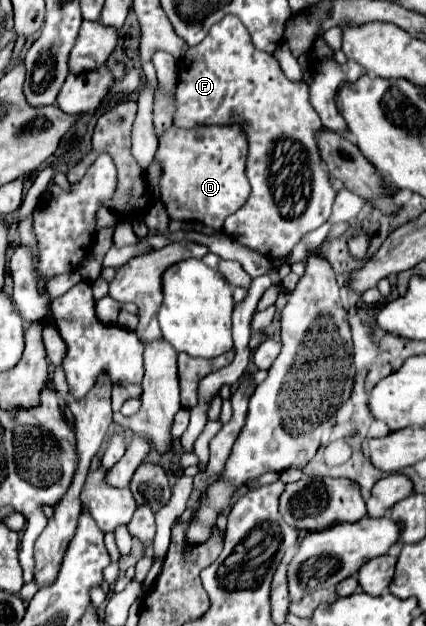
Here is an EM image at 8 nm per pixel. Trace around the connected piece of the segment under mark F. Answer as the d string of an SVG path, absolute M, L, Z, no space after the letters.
M226 16L218 22L210 34L180 60L180 82L174 98L174 126L194 128L210 124L230 124L232 118L242 122L248 138L248 164L246 176L252 192L246 204L226 218L224 232L238 240L242 246L258 250L270 258L284 258L294 244L310 230L322 226L332 212L336 190L322 168L322 160L316 148L316 132L322 130L322 122L310 104L310 88L306 82L290 82L278 60L262 50L256 50L250 42L248 30L236 16Z

